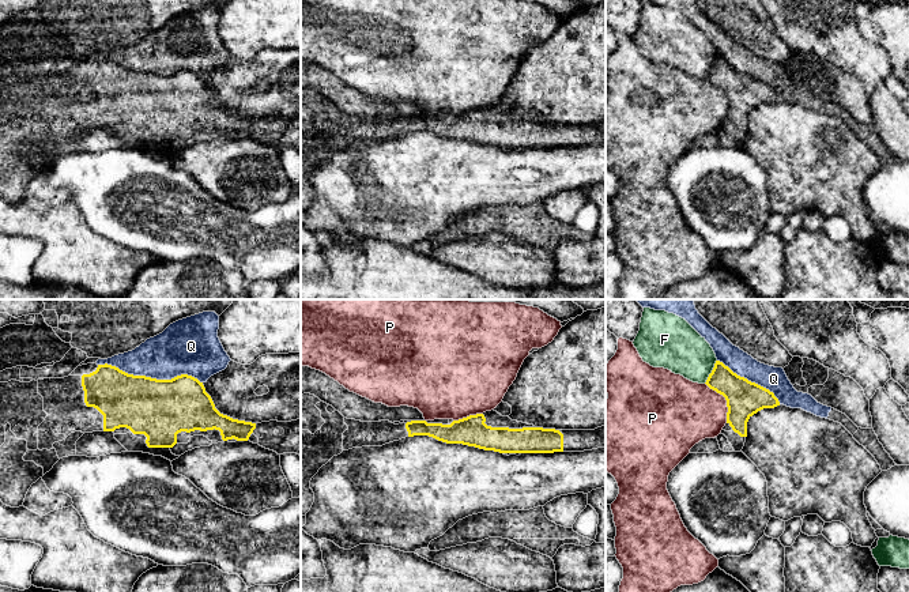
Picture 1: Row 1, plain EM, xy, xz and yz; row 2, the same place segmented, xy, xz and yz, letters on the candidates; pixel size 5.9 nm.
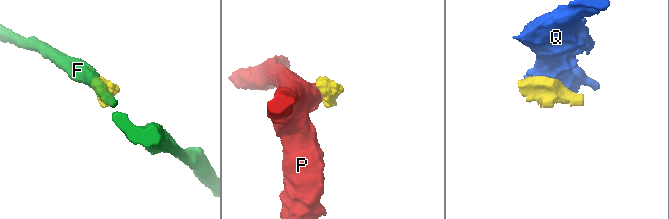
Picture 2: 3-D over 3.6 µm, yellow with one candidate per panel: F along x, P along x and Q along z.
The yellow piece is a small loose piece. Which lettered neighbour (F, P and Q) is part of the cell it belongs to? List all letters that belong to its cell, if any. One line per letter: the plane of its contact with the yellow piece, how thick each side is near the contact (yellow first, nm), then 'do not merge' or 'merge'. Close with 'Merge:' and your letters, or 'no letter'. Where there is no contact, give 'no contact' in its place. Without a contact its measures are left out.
F: yz | 220/280 nm | do not merge
P: yz | 220/380 nm | do not merge
Q: xy | 360/300 nm | do not merge
Merge: no letter

